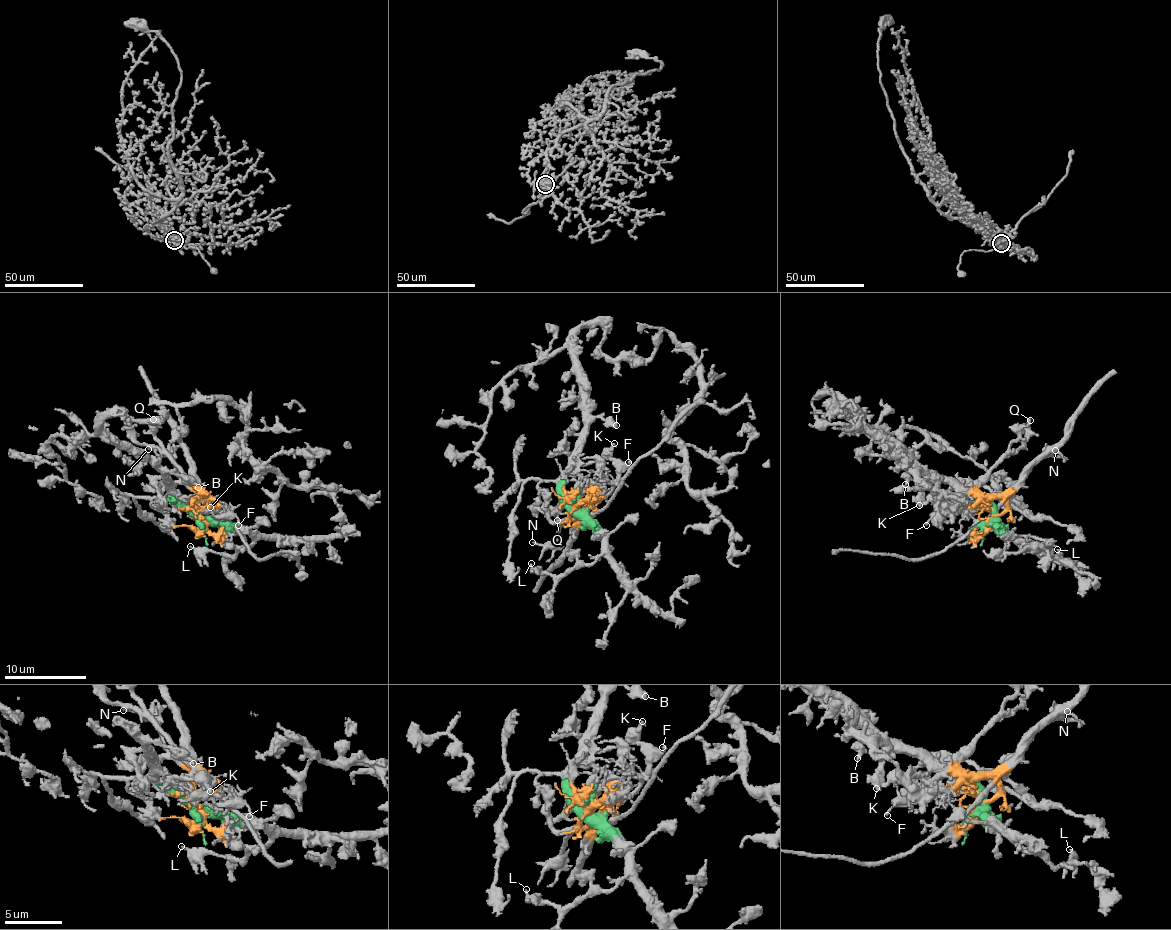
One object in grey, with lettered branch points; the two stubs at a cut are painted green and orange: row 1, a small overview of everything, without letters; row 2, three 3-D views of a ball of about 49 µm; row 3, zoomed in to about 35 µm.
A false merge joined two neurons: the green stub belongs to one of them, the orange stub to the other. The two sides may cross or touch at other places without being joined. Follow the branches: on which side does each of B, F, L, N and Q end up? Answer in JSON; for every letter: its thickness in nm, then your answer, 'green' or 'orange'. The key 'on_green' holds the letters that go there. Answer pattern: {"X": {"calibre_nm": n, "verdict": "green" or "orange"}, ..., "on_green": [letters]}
{"B": {"calibre_nm": 200, "verdict": "green"}, "F": {"calibre_nm": 140, "verdict": "orange"}, "L": {"calibre_nm": 180, "verdict": "green"}, "N": {"calibre_nm": 140, "verdict": "orange"}, "Q": {"calibre_nm": 180, "verdict": "orange"}, "on_green": ["B", "L"]}

